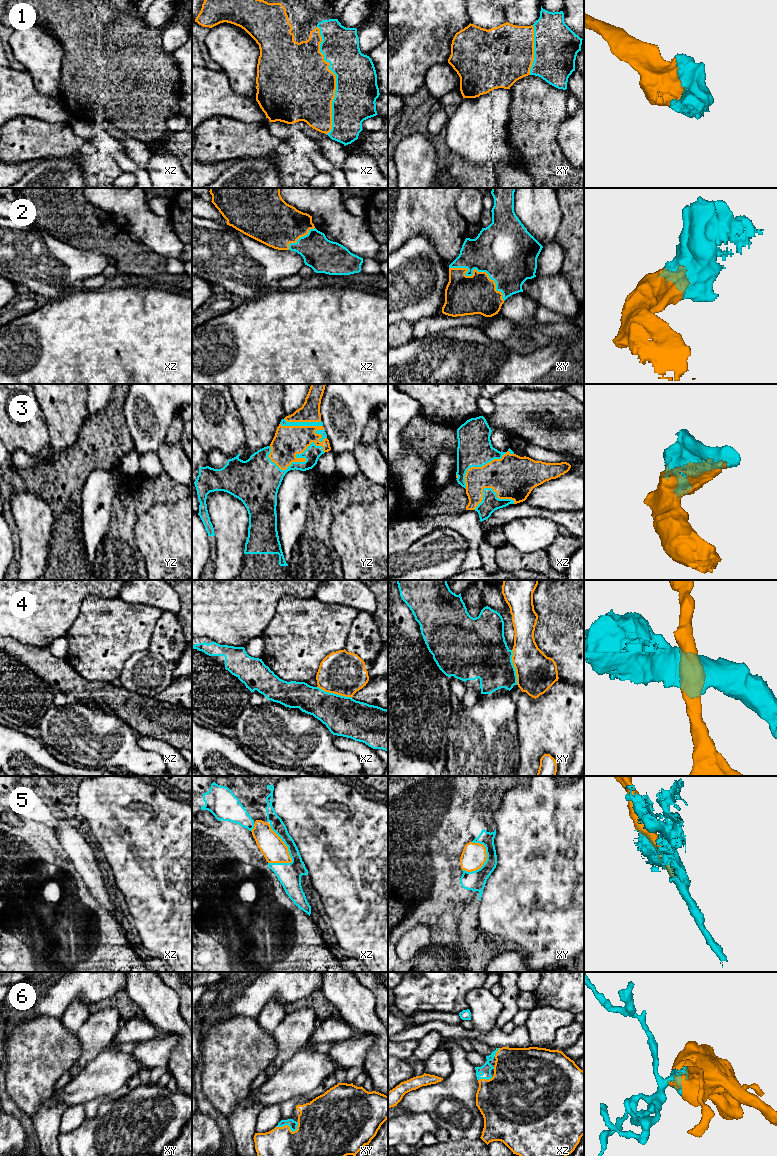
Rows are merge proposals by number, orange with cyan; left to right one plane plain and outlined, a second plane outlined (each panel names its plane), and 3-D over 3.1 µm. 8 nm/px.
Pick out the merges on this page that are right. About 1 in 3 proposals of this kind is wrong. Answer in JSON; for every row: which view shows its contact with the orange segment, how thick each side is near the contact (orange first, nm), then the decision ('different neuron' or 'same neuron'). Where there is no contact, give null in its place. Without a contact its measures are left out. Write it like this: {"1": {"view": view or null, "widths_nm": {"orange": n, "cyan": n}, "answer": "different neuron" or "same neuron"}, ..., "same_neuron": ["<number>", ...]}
{"1": {"view": "xz", "widths_nm": {"orange": 480, "cyan": 340}, "answer": "same neuron"}, "2": {"view": "xy", "widths_nm": {"orange": 320, "cyan": 420}, "answer": "same neuron"}, "3": {"view": "yz", "widths_nm": {"orange": 240, "cyan": 120}, "answer": "same neuron"}, "4": {"view": "xz", "widths_nm": {"orange": 360, "cyan": 320}, "answer": "different neuron"}, "5": {"view": "xz", "widths_nm": {"orange": 190, "cyan": 190}, "answer": "same neuron"}, "6": {"view": "xy", "widths_nm": {"orange": 380, "cyan": 70}, "answer": "same neuron"}, "same_neuron": ["1", "2", "3", "5", "6"]}

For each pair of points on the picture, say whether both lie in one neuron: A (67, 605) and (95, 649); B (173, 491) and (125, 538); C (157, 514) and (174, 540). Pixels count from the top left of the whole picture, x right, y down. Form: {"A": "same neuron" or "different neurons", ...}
{"A": "different neurons", "B": "same neuron", "C": "same neuron"}

